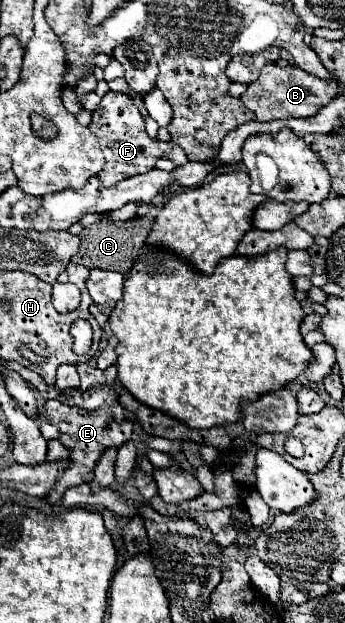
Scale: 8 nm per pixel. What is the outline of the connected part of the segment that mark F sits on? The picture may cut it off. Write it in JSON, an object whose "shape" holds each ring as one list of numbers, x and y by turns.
{"shape":[[109,91,99,107,93,111,93,119,91,119,91,125,89,129,93,131,93,135,97,137,99,145,101,145,101,151,105,153,105,167,103,171,97,175,99,181,105,185,105,187,113,187,117,185,117,181,123,181,127,177,133,177,133,175,141,175,141,173,147,173,149,169,155,167,155,161,159,157,165,157,165,159,171,159,177,167,179,165,185,165,189,159,185,157,185,151,175,145,175,143,163,143,163,141,153,141,147,133,145,133,145,125,143,125,143,117,139,113,139,109,135,107,133,99,129,95,123,95,123,93,115,93,115,91]]}

